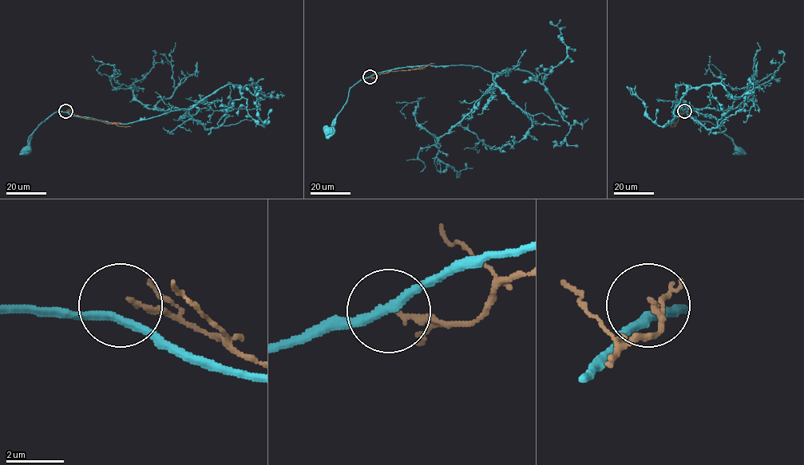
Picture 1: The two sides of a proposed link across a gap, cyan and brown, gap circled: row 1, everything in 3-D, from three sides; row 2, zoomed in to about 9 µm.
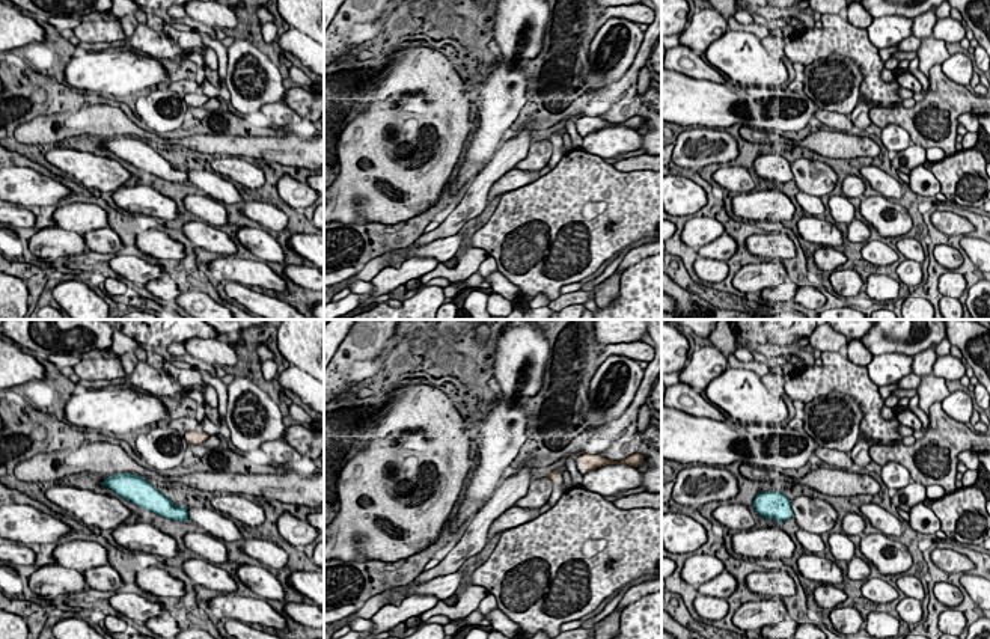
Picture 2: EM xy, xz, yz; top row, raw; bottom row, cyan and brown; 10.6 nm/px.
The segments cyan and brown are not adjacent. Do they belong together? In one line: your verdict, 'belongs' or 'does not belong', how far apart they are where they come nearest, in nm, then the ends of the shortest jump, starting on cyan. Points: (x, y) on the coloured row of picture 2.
does not belong | 600 nm | xy (154, 487), (190, 442)

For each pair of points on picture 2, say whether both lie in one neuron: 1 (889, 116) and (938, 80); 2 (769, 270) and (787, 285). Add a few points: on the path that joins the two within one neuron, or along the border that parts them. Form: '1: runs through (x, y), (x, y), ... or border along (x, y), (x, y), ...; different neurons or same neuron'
1: runs through (904, 116), (910, 116), (934, 95); same neuron
2: border along (787, 276), (778, 285), (760, 291); different neurons

